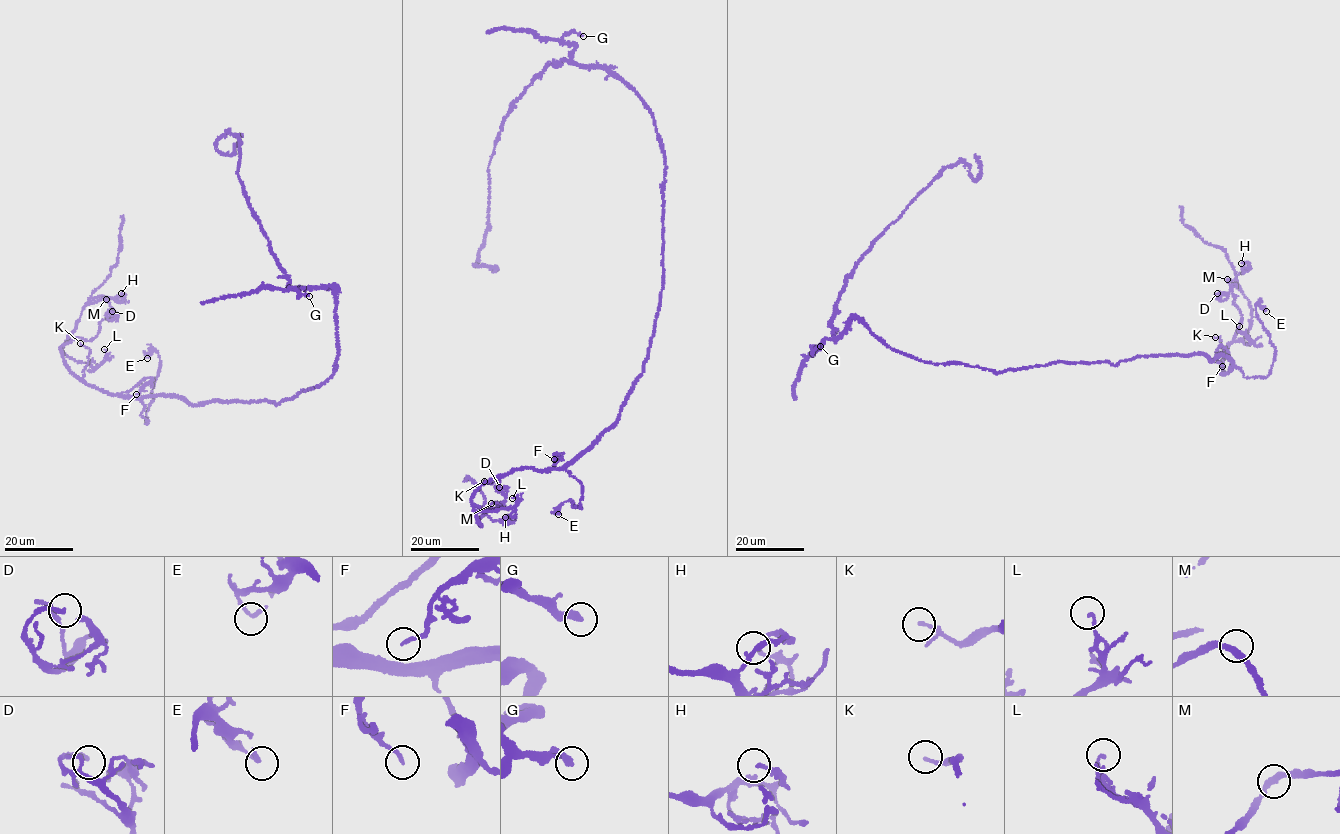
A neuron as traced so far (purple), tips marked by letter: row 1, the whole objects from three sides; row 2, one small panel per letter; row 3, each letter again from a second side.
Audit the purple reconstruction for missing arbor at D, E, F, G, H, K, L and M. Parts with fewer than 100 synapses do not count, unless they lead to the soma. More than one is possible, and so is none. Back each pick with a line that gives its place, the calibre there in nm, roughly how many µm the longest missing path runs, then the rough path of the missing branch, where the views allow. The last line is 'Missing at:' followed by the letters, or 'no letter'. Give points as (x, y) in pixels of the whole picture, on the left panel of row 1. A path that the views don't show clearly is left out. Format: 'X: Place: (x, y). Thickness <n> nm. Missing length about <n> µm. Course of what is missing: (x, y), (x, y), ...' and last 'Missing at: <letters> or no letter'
Missing at: no letter

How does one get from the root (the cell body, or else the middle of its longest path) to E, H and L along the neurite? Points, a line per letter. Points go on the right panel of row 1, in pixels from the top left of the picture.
E: (1029, 366), (1221, 354), (1244, 377), (1265, 377), (1275, 350), (1256, 305), (1266, 311)
H: (1029, 366), (1221, 354), (1233, 365), (1223, 375), (1225, 349), (1252, 316), (1235, 278), (1250, 263), (1241, 263)
L: (1029, 366), (1221, 354), (1233, 365), (1222, 375), (1228, 345), (1251, 343), (1239, 326)

